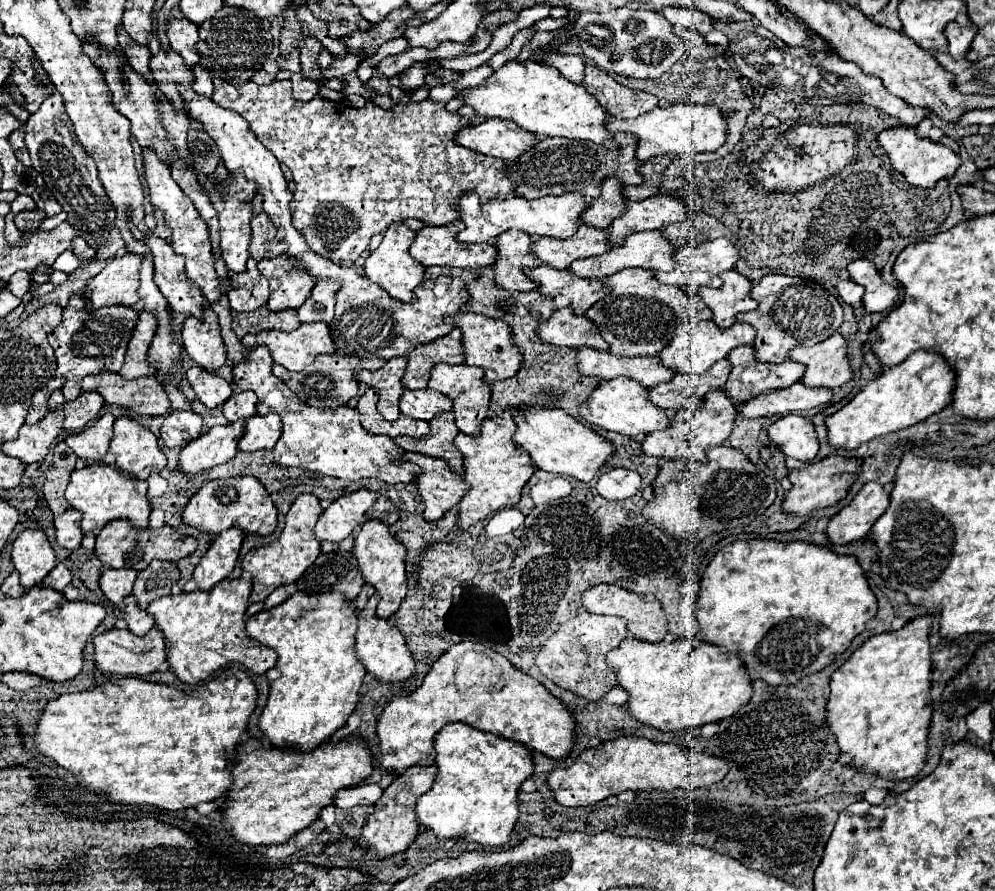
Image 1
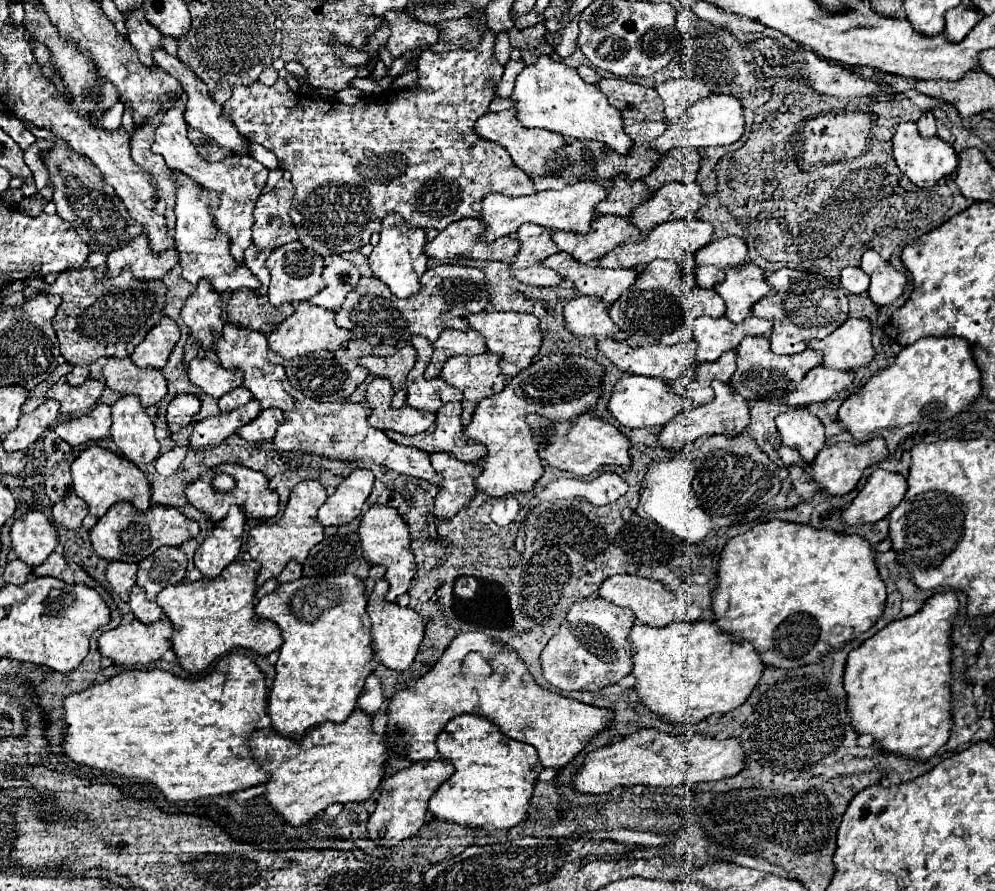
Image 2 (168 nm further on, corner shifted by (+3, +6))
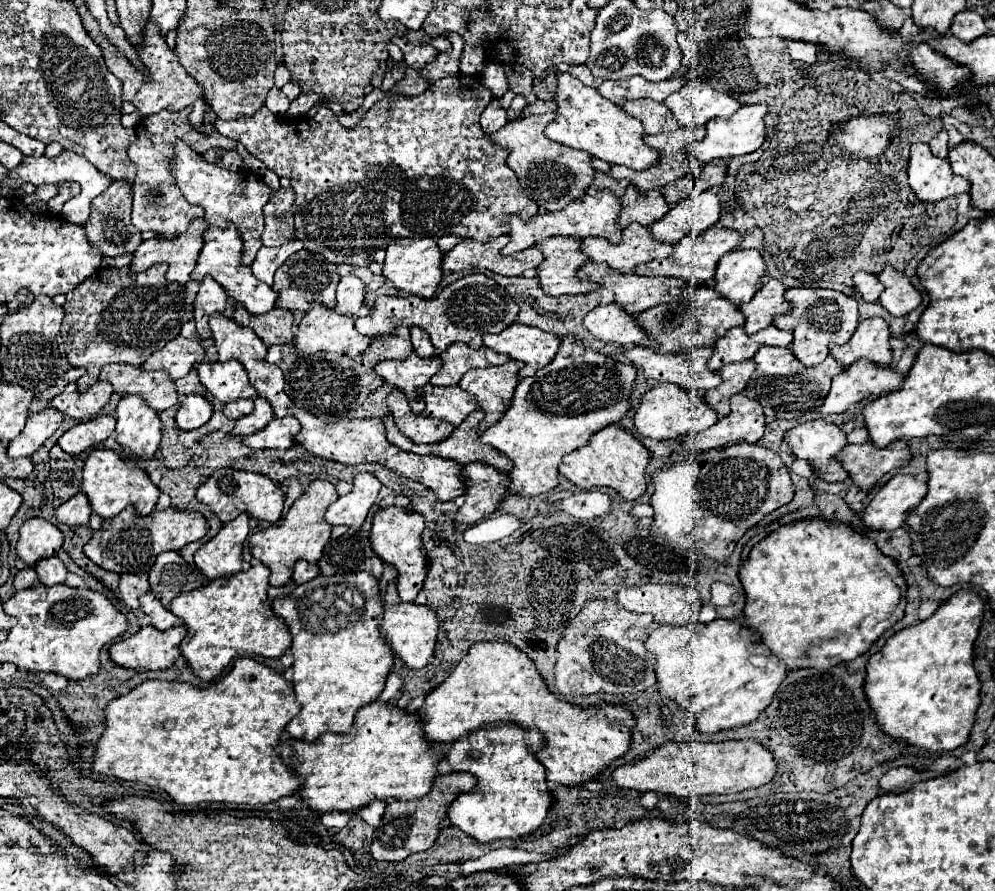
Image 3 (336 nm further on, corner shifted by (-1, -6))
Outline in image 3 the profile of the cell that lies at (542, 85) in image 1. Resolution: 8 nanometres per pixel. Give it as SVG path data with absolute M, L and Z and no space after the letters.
M557 72L557 90L553 94L557 104L555 120L545 128L545 136L553 142L585 150L595 158L609 164L621 164L633 170L645 170L657 162L657 152L643 142L643 128L639 120L633 120L623 108L603 98L595 88L585 86L569 72Z

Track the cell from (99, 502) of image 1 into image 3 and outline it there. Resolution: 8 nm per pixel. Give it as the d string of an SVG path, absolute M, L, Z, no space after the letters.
M93 450L83 466L83 484L85 496L91 502L95 514L103 520L117 516L125 506L133 506L139 516L149 516L155 510L159 488L149 480L149 476L135 466L133 460L123 460L113 450Z

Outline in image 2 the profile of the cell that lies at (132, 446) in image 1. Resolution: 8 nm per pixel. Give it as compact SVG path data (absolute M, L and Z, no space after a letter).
M123 394L113 406L111 436L123 456L143 468L159 456L159 442L155 438L155 426L139 398Z

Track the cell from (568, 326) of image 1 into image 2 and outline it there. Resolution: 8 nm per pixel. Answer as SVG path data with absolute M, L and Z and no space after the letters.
M595 296L573 298L565 306L565 326L577 336L613 338L617 332L607 306L601 304L601 300Z

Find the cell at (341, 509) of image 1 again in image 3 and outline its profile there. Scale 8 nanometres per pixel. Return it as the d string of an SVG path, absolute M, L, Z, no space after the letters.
M357 474L353 480L353 490L345 496L339 496L339 500L329 506L325 520L331 526L349 526L359 530L367 518L369 508L377 500L379 488L381 482L373 474Z

